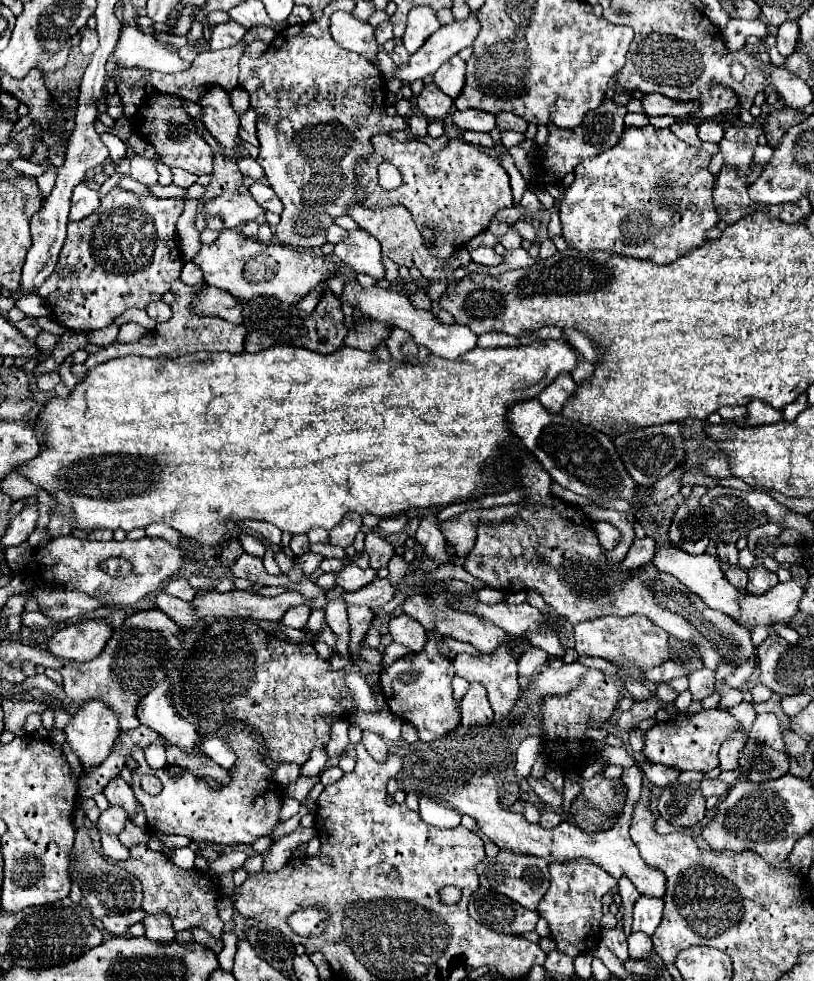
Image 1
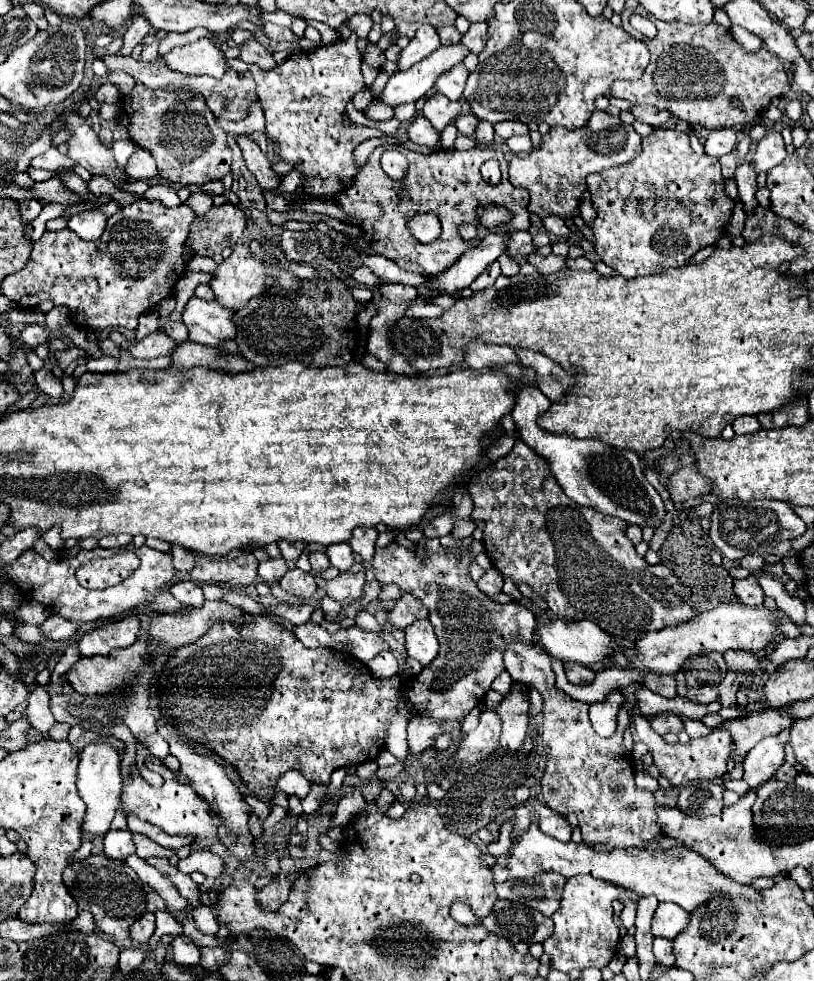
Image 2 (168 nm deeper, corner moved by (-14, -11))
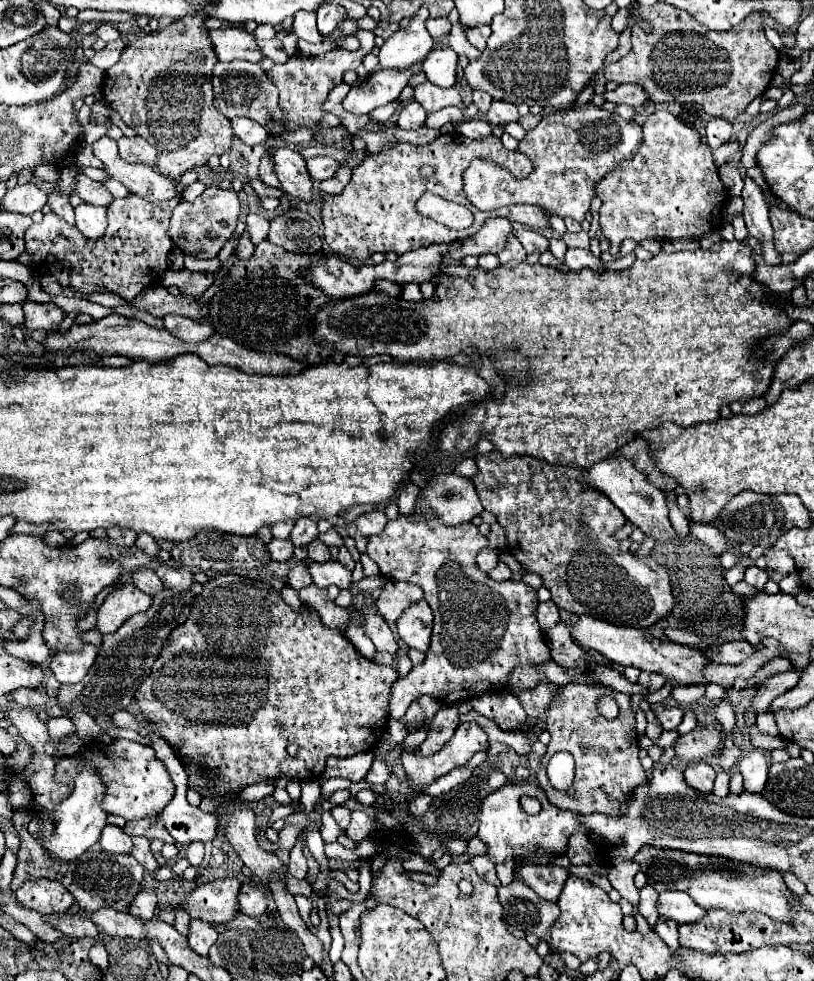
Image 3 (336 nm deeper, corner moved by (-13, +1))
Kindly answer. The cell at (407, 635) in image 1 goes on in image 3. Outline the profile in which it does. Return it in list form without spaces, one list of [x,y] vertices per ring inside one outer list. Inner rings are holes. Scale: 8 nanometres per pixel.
[[[420,599],[412,603],[396,621],[398,635],[400,639],[418,651],[426,651],[430,643],[430,633],[432,633],[432,611],[430,605]]]

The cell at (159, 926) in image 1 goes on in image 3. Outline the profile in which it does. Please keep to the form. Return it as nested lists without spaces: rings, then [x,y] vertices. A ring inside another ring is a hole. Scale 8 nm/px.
[[[194,919],[190,923],[190,937],[188,937],[188,945],[192,951],[196,951],[202,957],[208,957],[208,949],[210,945],[216,941],[218,931],[214,925],[210,923],[202,923],[200,919]]]

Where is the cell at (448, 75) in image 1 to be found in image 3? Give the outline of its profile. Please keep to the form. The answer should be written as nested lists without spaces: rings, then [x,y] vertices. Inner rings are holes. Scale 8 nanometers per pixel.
[[[442,47],[442,49],[432,49],[426,55],[422,71],[426,71],[430,83],[440,87],[450,87],[456,81],[456,65],[458,65],[458,55],[450,47]]]

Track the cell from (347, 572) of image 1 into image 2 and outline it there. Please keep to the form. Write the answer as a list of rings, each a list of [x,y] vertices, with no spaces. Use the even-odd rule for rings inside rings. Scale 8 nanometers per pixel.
[[[341,573],[339,577],[331,579],[331,581],[323,581],[321,577],[315,577],[317,585],[323,587],[327,591],[327,595],[335,601],[343,601],[343,599],[359,599],[363,597],[363,585],[365,585],[365,573],[357,573],[357,575],[349,575],[349,573]]]

